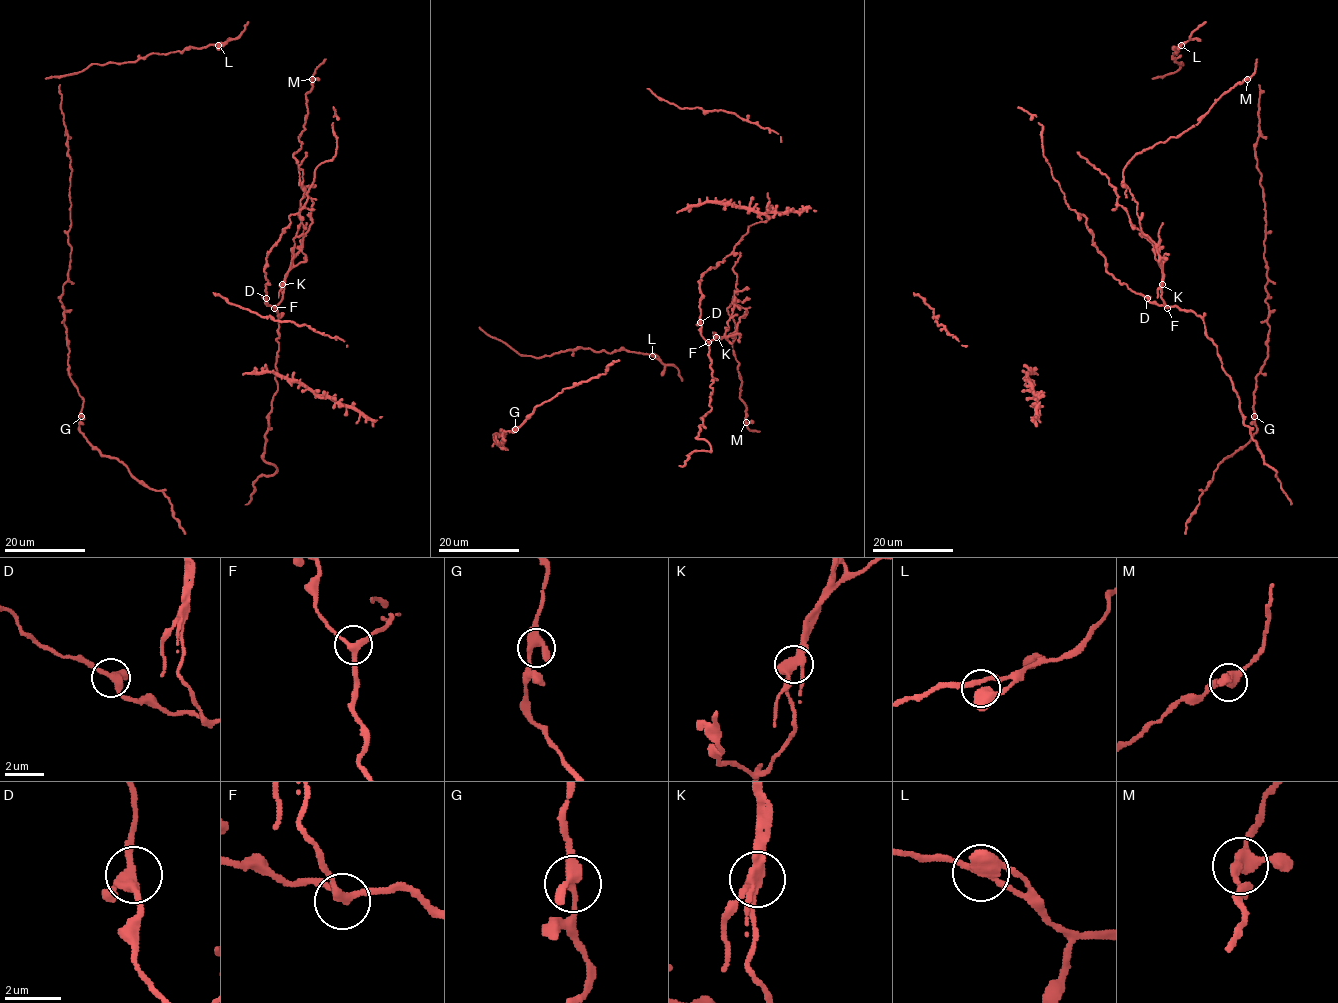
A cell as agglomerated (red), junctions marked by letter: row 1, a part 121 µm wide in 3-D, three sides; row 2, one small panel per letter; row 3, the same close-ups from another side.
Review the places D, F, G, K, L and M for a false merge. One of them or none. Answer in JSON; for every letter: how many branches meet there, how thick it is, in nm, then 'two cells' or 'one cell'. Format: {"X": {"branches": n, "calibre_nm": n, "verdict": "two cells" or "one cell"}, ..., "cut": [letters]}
{"D": {"branches": 3, "calibre_nm": 340, "verdict": "one cell"}, "F": {"branches": 3, "calibre_nm": 240, "verdict": "one cell"}, "G": {"branches": 3, "calibre_nm": 340, "verdict": "one cell"}, "K": {"branches": 4, "calibre_nm": 360, "verdict": "two cells"}, "L": {"branches": 4, "calibre_nm": 360, "verdict": "one cell"}, "M": {"branches": 3, "calibre_nm": 360, "verdict": "one cell"}, "cut": ["K"]}

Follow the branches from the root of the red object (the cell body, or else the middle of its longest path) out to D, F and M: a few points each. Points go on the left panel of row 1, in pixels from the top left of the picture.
D: (273, 394), (277, 389), (278, 318), (274, 306), (266, 305), (266, 298)
F: (273, 394), (277, 389), (275, 362), (278, 349), (275, 340), (278, 318), (274, 308)
M: (273, 394), (278, 349), (274, 306), (312, 222), (313, 201), (302, 187), (293, 157), (302, 145), (312, 79)

